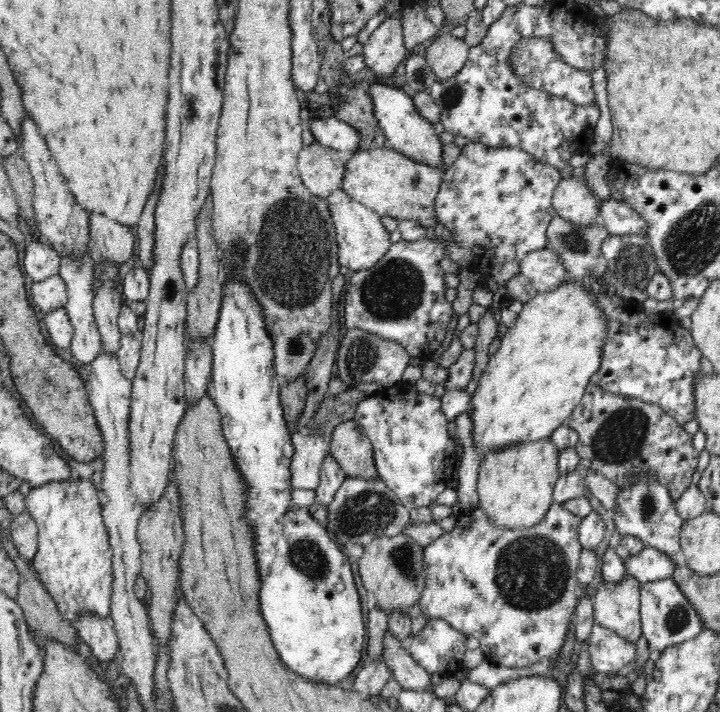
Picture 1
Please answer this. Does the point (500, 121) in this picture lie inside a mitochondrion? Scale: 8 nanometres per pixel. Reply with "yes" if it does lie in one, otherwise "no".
no

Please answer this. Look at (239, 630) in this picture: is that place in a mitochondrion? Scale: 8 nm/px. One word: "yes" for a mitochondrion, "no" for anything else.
no

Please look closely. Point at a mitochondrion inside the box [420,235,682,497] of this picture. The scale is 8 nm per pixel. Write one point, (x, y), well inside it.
(621, 437)

